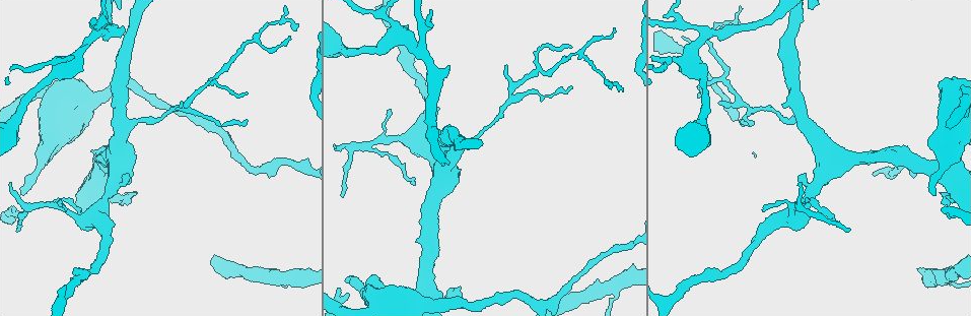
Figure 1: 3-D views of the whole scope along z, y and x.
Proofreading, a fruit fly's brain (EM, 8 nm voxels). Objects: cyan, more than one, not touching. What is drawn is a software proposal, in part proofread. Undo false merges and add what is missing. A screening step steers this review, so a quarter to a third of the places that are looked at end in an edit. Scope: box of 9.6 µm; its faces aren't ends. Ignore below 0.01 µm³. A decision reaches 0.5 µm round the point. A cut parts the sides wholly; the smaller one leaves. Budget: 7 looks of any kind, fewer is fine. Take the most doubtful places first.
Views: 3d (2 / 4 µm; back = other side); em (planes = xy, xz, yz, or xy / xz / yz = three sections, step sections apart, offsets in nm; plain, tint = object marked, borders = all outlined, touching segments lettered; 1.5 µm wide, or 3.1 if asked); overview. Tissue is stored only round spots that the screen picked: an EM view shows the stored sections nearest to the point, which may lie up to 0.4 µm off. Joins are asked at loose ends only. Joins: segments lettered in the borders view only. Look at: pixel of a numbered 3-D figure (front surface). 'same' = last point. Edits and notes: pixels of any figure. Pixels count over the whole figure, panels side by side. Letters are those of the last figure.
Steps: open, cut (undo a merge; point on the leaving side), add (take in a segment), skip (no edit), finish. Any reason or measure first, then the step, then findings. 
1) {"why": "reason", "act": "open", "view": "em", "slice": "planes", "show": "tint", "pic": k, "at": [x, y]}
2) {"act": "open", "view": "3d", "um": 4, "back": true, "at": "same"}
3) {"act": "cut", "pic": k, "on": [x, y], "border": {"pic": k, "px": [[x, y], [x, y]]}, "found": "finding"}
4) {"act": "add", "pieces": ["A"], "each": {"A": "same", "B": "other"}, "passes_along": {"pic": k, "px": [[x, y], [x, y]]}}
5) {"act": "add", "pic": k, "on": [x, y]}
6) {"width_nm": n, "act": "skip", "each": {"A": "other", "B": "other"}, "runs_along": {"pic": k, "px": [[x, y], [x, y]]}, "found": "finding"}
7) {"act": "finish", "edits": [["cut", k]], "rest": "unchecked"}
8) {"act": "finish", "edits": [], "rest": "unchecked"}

{"why": "thin arm on a thick one", "act": "open", "view": "em", "slice": "xy", "step": 4, "show": "tint", "pic": 1, "at": [613, 285]}

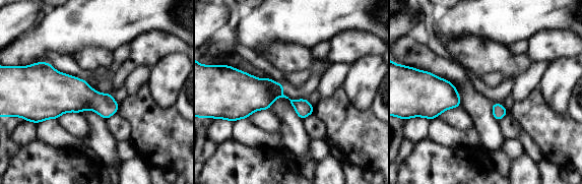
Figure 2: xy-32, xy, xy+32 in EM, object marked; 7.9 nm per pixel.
{"act": "open", "view": "em", "slice": "yz", "step": 4, "show": "borders", "at": "same"}

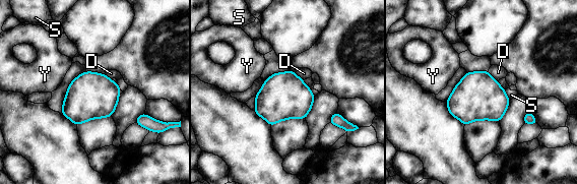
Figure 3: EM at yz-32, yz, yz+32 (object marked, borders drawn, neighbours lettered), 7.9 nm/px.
{"act": "skip", "each": {"D": "other", "S": "other", "Y": "other"}, "border": {"pic": 3, "px": [[488, 70], [498, 80]]}, "found": "continuous, no second cell"}

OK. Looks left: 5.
{"why": "free end", "act": "open", "view": "3d", "um": 2, "pic": 1, "at": [448, 68]}

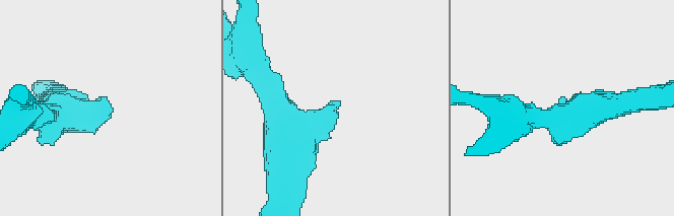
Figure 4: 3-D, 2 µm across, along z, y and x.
{"why": "shape alone is not enough", "act": "open", "view": "em", "slice": "planes", "show": "borders", "pic": 4, "at": [559, 101]}

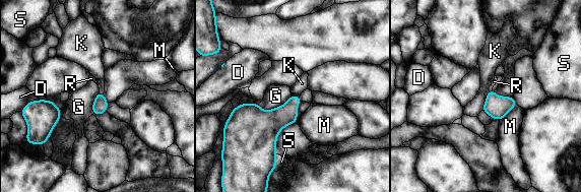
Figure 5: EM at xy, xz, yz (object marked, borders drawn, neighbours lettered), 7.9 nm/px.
{"act": "skip", "each": {"D": "other", "G": "other", "K": "other", "M": "other", "R": "other", "S": "other"}, "border": {"pic": 5, "px": [[489, 90], [481, 110]]}, "found": "no lettered segment goes on from it"}

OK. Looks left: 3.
{"act": "open", "view": "3d", "um": 4, "pic": 1, "at": [68, 86]}

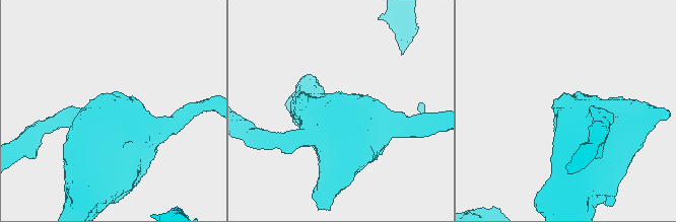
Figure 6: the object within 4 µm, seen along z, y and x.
{"why": "shape alone is not enough", "act": "open", "view": "em", "slice": "yz", "step": 8, "show": "borders", "pic": 6, "at": [111, 106]}

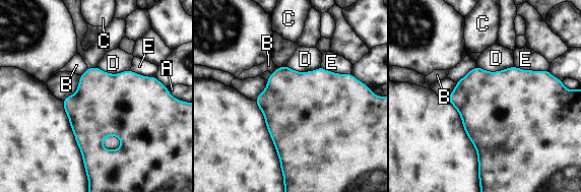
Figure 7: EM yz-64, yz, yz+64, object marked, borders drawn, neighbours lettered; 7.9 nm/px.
{"act": "skip", "each": {"A": "other", "B": "other", "C": "other", "D": "other", "E": "other"}, "border": {"pic": 7, "px": [[477, 65], [488, 71], [513, 66]]}, "found": "no lettered segment goes on from it"}

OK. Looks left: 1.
{"act": "finish", "edits": [], "rest": "unchecked"}

